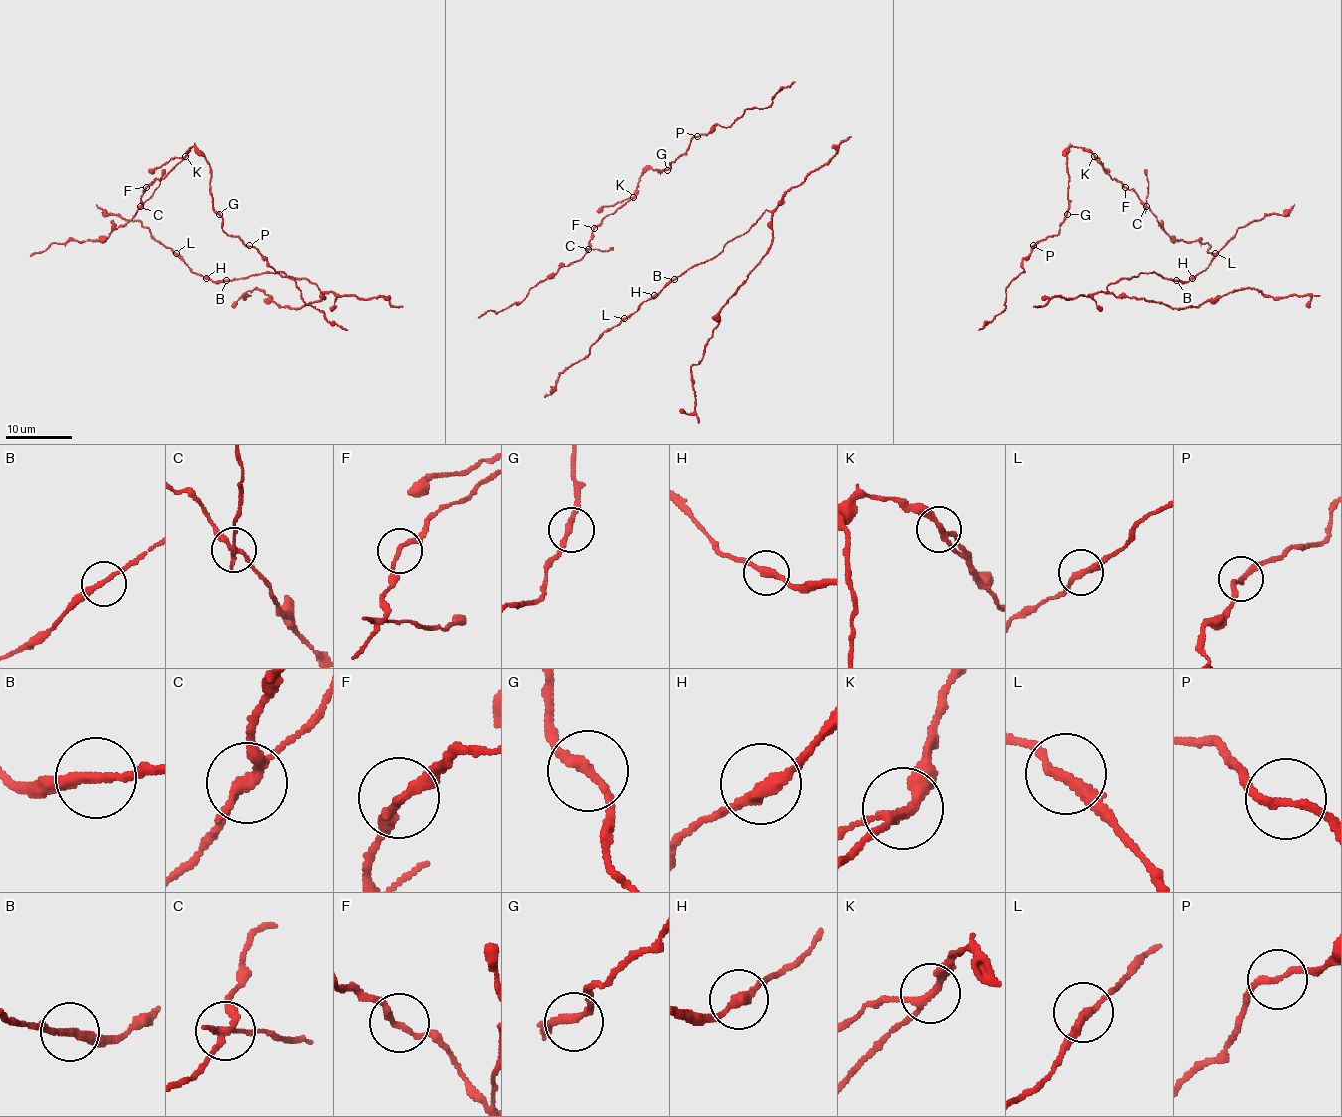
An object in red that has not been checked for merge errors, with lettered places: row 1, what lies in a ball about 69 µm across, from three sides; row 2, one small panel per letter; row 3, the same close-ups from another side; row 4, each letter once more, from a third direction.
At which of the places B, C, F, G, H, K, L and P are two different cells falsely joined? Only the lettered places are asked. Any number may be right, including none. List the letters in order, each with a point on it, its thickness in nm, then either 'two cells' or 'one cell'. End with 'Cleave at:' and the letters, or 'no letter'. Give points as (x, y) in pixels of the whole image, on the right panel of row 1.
B: place (1176, 280); calibre 220 nm; one cell
C: place (1146, 206); calibre 200 nm; two cells
F: place (1125, 187); calibre 200 nm; one cell
G: place (1067, 214); calibre 240 nm; one cell
H: place (1192, 278); calibre 300 nm; one cell
K: place (1094, 156); calibre 200 nm; one cell
L: place (1215, 253); calibre 260 nm; one cell
P: place (1033, 245); calibre 190 nm; one cell
Cleave at: C

